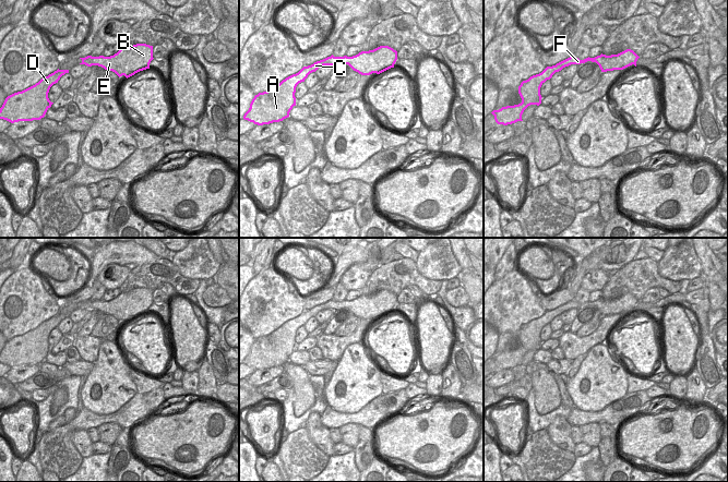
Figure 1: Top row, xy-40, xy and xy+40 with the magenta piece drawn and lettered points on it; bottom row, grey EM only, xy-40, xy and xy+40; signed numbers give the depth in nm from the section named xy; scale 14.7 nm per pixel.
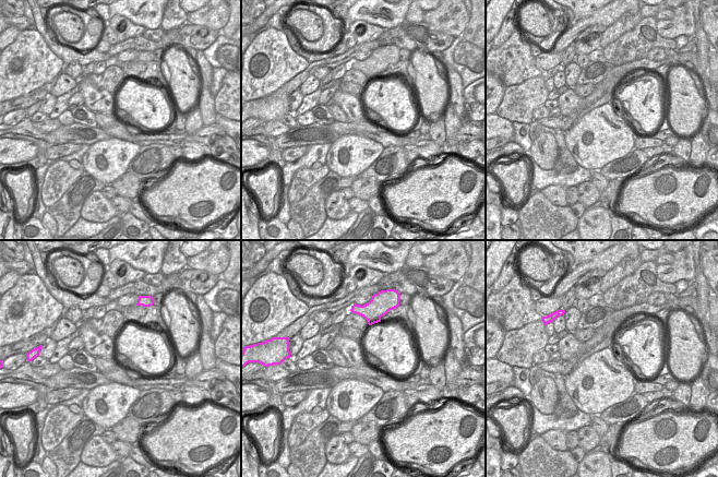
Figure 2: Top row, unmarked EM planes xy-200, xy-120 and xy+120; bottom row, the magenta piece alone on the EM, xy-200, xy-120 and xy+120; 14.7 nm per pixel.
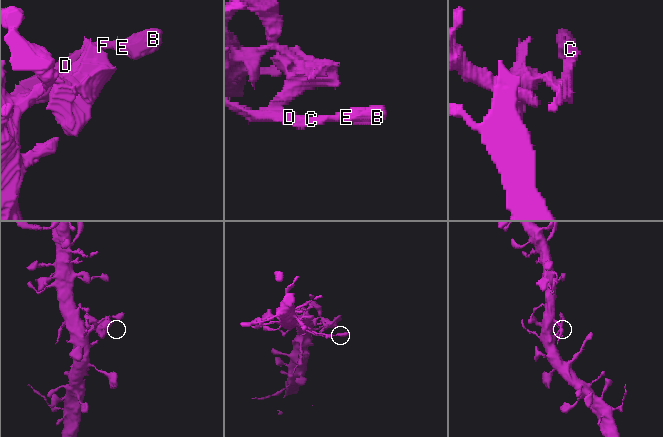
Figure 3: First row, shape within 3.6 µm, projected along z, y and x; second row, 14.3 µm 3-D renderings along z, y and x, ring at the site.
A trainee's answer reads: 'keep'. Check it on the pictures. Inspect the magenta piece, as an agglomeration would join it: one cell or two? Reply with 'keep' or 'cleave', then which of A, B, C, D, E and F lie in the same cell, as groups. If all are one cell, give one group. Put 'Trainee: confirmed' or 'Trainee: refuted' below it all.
keep | A B C D E F
Trainee: confirmed

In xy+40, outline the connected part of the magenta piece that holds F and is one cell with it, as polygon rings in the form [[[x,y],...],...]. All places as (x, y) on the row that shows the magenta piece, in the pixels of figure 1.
[[[626,49],[618,55],[600,55],[595,58],[586,58],[580,60],[575,56],[570,57],[556,65],[547,67],[541,73],[530,76],[528,80],[523,81],[518,86],[518,94],[522,103],[514,106],[502,107],[499,110],[493,110],[491,113],[498,124],[512,124],[522,120],[524,110],[530,105],[539,106],[541,104],[540,87],[541,85],[552,77],[556,72],[561,71],[563,68],[571,64],[581,64],[587,61],[596,62],[601,72],[623,70],[632,64],[636,67],[636,61],[640,57],[631,49]]]

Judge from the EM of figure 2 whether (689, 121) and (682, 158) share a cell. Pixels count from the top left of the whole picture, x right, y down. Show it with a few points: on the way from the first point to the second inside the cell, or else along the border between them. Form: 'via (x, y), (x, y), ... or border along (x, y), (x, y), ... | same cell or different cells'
border along (680, 138), (690, 139) | different cells

